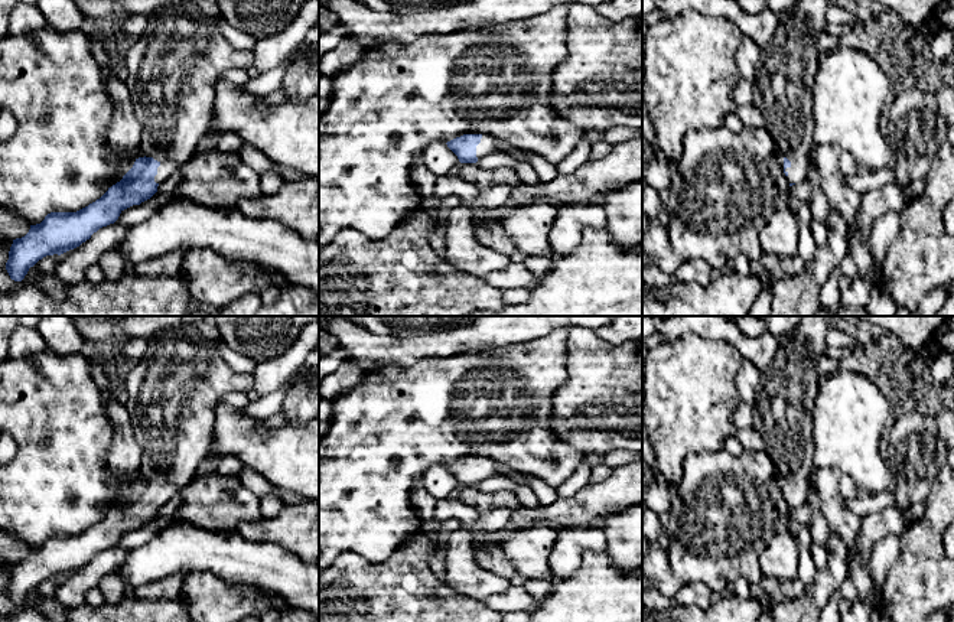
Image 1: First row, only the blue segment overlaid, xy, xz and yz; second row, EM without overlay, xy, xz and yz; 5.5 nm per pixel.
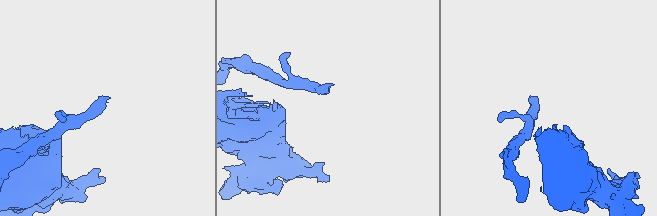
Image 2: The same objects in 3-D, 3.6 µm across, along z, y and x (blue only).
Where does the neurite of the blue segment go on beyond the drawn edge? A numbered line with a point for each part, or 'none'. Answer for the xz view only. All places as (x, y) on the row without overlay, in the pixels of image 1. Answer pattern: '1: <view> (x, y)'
1: xz (488, 466)

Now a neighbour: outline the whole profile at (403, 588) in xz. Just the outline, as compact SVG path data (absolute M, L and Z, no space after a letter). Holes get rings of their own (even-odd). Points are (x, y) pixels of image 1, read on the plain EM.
M416 534L381 563L341 553L319 574L319 622L504 622L501 612L456 593L434 576L430 559L436 551L432 538Z

